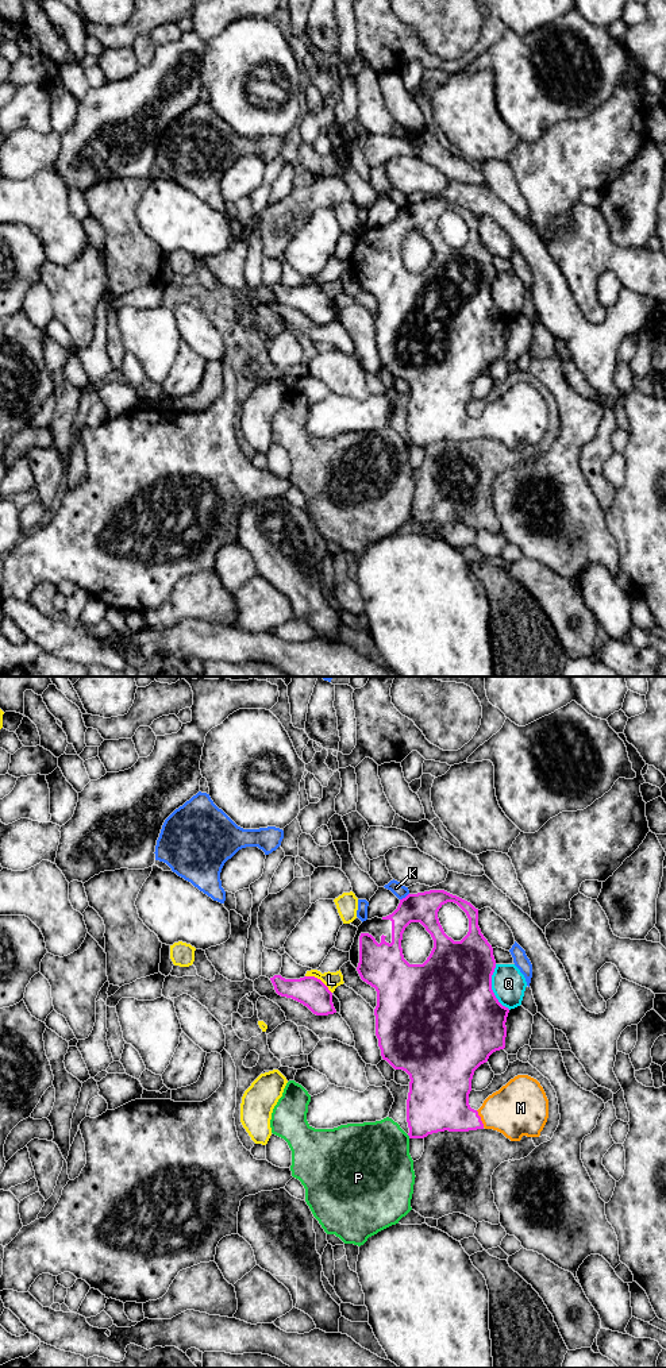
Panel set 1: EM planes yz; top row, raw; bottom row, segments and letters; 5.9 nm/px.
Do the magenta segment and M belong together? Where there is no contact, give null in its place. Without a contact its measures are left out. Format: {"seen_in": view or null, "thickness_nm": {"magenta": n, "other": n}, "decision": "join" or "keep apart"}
{"seen_in": "yz", "thickness_nm": {"magenta": 320, "other": 340}, "decision": "join"}

